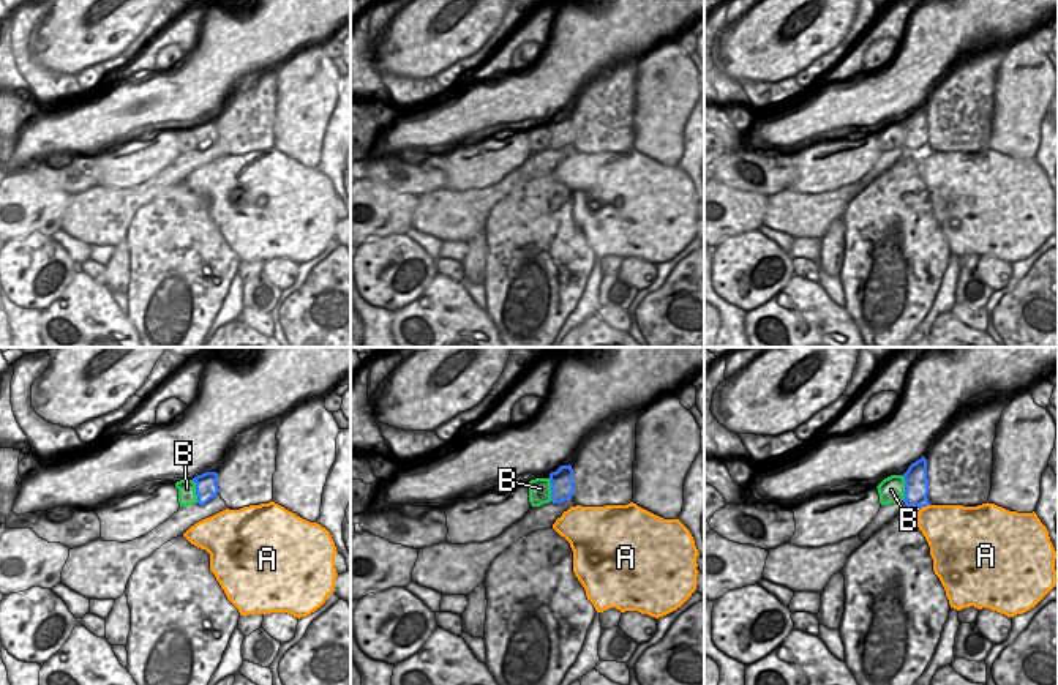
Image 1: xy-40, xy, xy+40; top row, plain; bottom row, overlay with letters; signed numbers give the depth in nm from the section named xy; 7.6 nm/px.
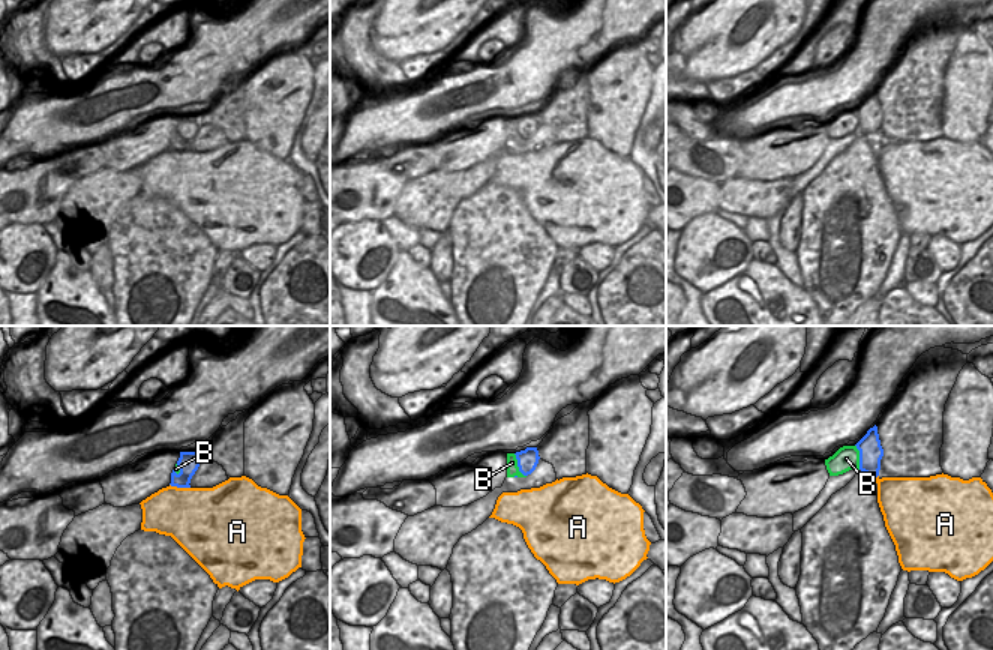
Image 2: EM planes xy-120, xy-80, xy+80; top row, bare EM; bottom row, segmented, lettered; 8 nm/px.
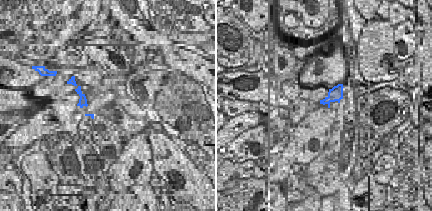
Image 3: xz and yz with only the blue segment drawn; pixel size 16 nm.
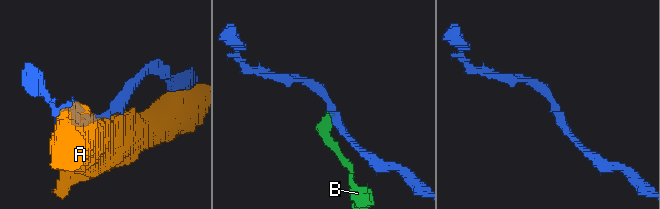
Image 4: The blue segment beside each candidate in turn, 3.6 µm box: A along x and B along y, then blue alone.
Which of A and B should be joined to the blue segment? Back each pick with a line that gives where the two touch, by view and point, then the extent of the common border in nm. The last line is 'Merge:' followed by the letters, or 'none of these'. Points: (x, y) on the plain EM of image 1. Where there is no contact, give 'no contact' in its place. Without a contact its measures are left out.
Merge: none of these

